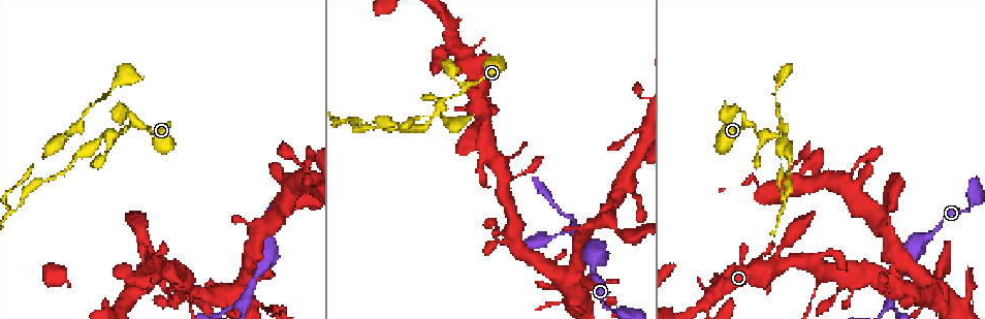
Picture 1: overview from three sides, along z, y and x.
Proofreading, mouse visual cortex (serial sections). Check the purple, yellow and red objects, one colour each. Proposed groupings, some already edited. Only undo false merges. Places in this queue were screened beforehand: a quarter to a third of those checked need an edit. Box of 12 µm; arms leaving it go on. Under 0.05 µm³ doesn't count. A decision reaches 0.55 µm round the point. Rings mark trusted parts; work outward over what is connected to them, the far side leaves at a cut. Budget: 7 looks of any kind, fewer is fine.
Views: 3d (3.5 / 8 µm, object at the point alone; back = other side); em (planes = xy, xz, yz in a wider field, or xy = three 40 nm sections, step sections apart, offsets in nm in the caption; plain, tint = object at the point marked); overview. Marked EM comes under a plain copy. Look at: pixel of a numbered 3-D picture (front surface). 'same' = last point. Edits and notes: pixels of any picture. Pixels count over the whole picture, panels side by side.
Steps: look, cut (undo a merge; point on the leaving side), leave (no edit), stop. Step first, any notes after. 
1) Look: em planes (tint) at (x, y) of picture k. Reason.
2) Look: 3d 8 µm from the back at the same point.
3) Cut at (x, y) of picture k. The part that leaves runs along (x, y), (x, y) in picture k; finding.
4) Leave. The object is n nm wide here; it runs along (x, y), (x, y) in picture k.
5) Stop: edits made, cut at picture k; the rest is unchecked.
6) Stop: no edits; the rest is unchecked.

Look: 3d 3.5 µm at (342, 122) of picture 1. Abrupt turn.

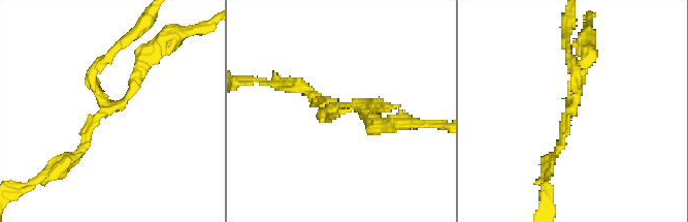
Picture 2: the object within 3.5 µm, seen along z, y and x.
Look: em planes (tint) at (110, 106) of picture 2. 3 arms meet here; the arms are 100, 150, 200 nm wide.

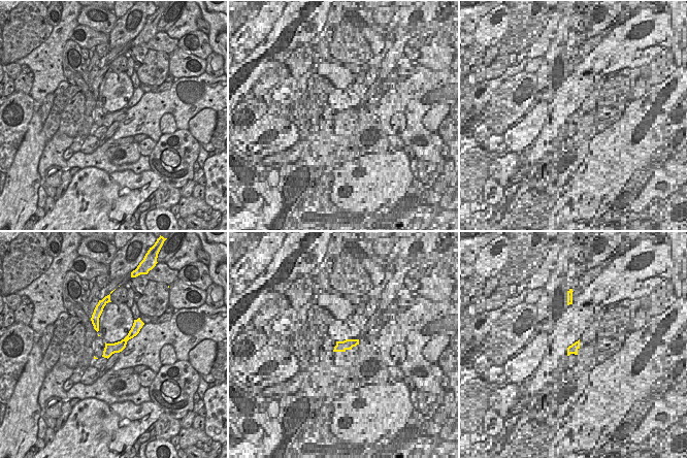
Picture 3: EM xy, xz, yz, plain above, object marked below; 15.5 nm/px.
Leave. All the same cell.

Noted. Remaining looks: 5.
Look: 3d 3.5 µm at (574, 229) of picture 1. Branch point.

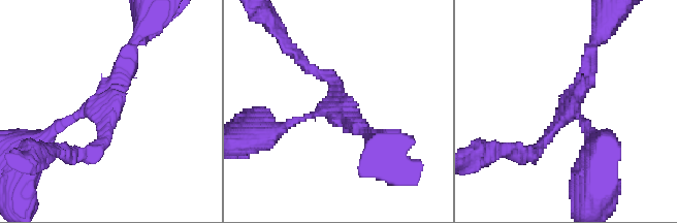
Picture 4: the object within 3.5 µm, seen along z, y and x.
Look: em xy step 1 (tint) at (572, 103) of picture 4.

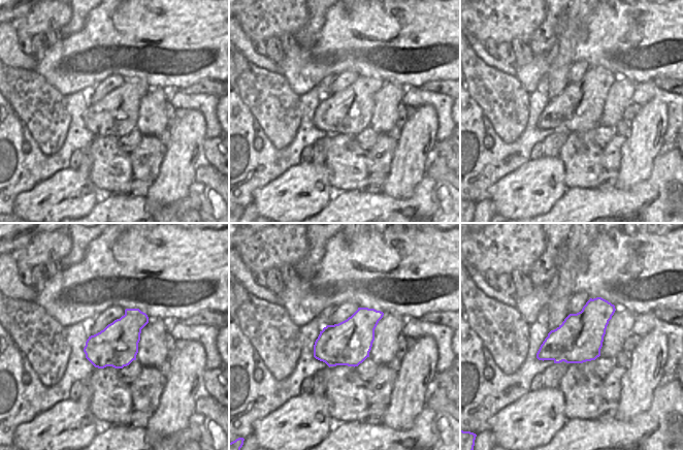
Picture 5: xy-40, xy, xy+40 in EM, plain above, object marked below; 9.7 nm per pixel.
Look: em planes (tint) at the same point.

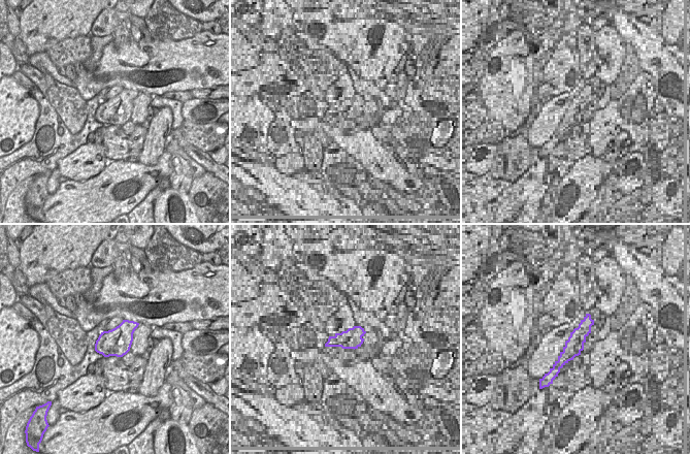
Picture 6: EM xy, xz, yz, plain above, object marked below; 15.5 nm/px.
Leave. The arms are 150, 200, 250 nm wide; it runs along (131, 43), (111, 100), (52, 132) in picture 4; continuous, no second cell.

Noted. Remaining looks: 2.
Look: 3d 3.5 µm from the back at (514, 156) of picture 1. Sudden change in width.

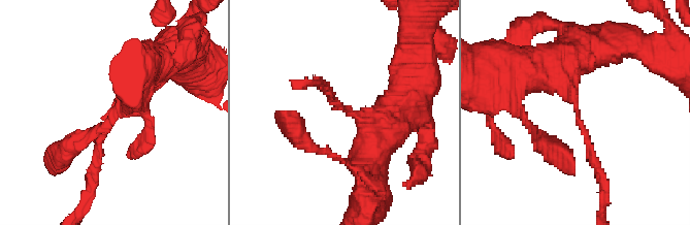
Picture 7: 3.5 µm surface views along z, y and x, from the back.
Look: em xy step 5 (tint) at (343, 108) of picture 7. The arms are 150, 400 nm wide.

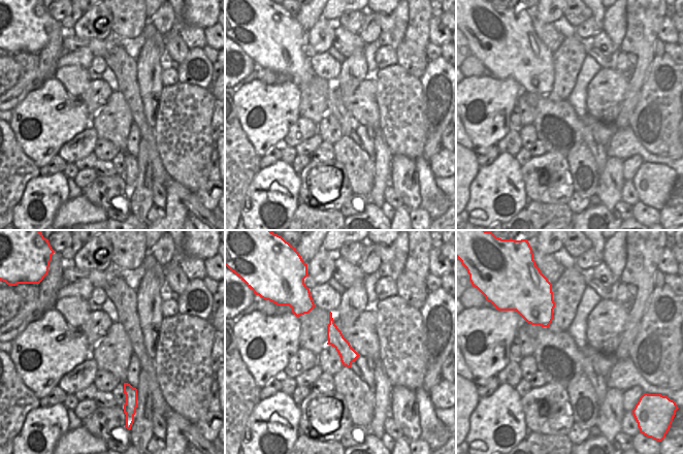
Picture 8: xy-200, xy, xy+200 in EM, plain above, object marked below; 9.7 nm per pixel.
Cut at (339, 106) of picture 7. The object is 160 nm wide here; the part that leaves runs along (357, 115), (328, 96), (322, 83) in picture 7; two cells meet here.

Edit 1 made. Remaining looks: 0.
Stop: edits made, cut at picture 7; the rest is unchecked.

